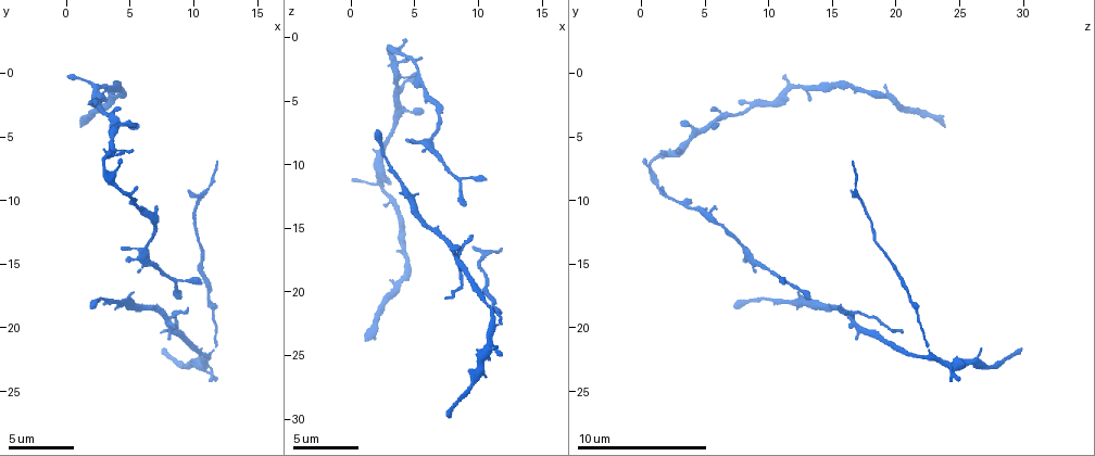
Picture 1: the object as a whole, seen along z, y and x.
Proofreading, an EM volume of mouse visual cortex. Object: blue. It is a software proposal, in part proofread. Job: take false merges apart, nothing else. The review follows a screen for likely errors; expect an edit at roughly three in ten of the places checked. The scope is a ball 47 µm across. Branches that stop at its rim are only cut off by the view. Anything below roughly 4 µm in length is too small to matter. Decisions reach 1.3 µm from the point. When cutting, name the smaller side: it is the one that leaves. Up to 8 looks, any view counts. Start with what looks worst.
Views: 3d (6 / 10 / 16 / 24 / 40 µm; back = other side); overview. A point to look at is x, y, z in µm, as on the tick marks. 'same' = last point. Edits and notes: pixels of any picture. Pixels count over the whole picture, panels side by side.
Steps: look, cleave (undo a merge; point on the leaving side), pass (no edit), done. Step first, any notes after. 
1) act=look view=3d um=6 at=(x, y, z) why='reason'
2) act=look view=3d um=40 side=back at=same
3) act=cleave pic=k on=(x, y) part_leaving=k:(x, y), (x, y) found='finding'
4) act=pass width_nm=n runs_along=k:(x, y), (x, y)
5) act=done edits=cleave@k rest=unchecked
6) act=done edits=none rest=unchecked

act=look view=3d um=16 at=(11.2, 22.2, 22.8) why='three-way junction'

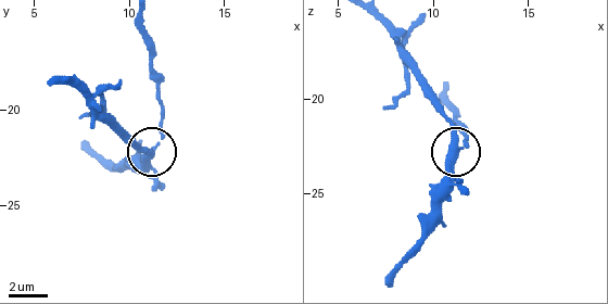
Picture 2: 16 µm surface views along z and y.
act=cleave pic=2 on=(164, 111) side_arm_um=9 part_leaving=2:(160, 137), (160, 80), (140, 22) found='a second cell is stuck on'

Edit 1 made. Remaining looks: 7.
act=look view=3d um=6 at=(8.2, 19.6, 16.6) why='small branch off a trunk'

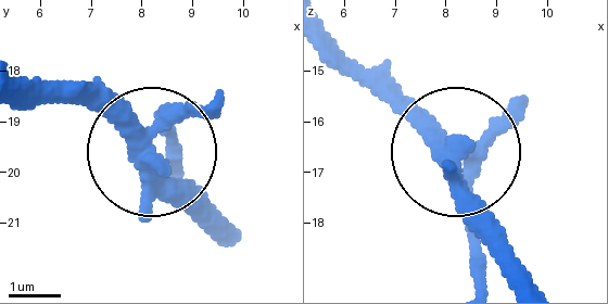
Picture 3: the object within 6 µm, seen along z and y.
act=cleave pic=3 on=(219, 102) width_nm=360 found='a second cell is stuck on'

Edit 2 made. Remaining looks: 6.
act=look view=overview why='redraw'

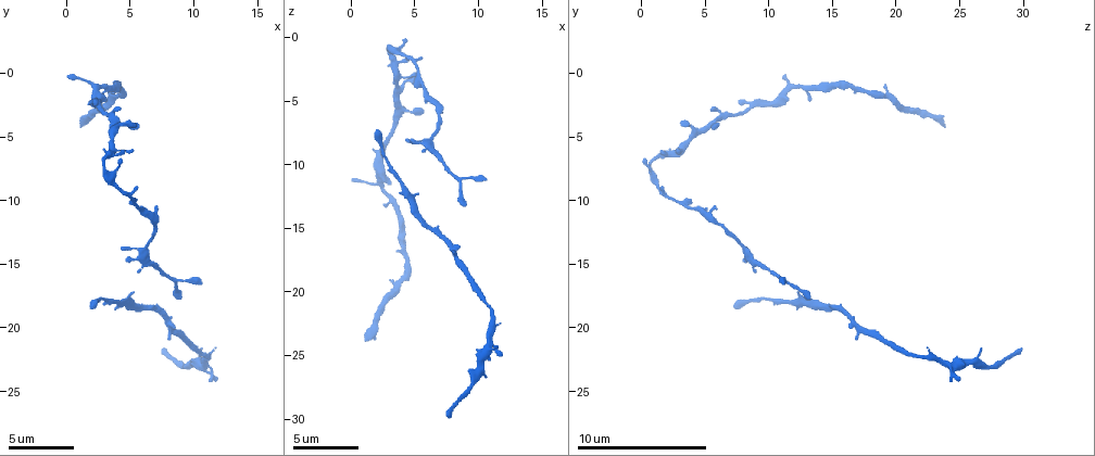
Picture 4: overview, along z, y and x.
act=look view=3d um=10 at=(8.6, 16.6, 12.0) why='three-way junction'

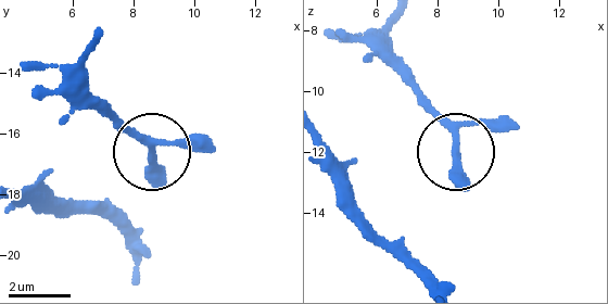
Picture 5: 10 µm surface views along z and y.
act=pass width_nm=200 found='continuous, no second cell'

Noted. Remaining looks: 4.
act=look view=3d um=10 at=(4.4, 9.6, 1.4) why='calibre changes'

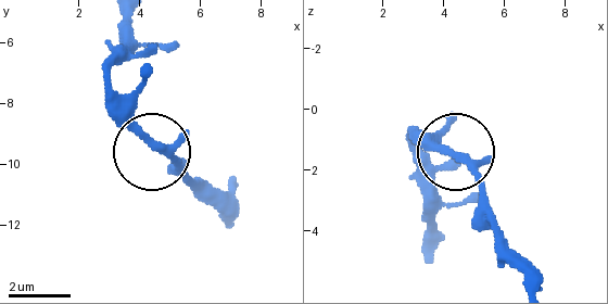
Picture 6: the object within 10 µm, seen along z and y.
act=pass arms=3 runs_along=6:(528, 284), (460, 154), (434, 149), (414, 131) found='all the same cell'

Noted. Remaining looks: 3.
act=done edits=cleave@2,cleave@3 rest=unchecked

